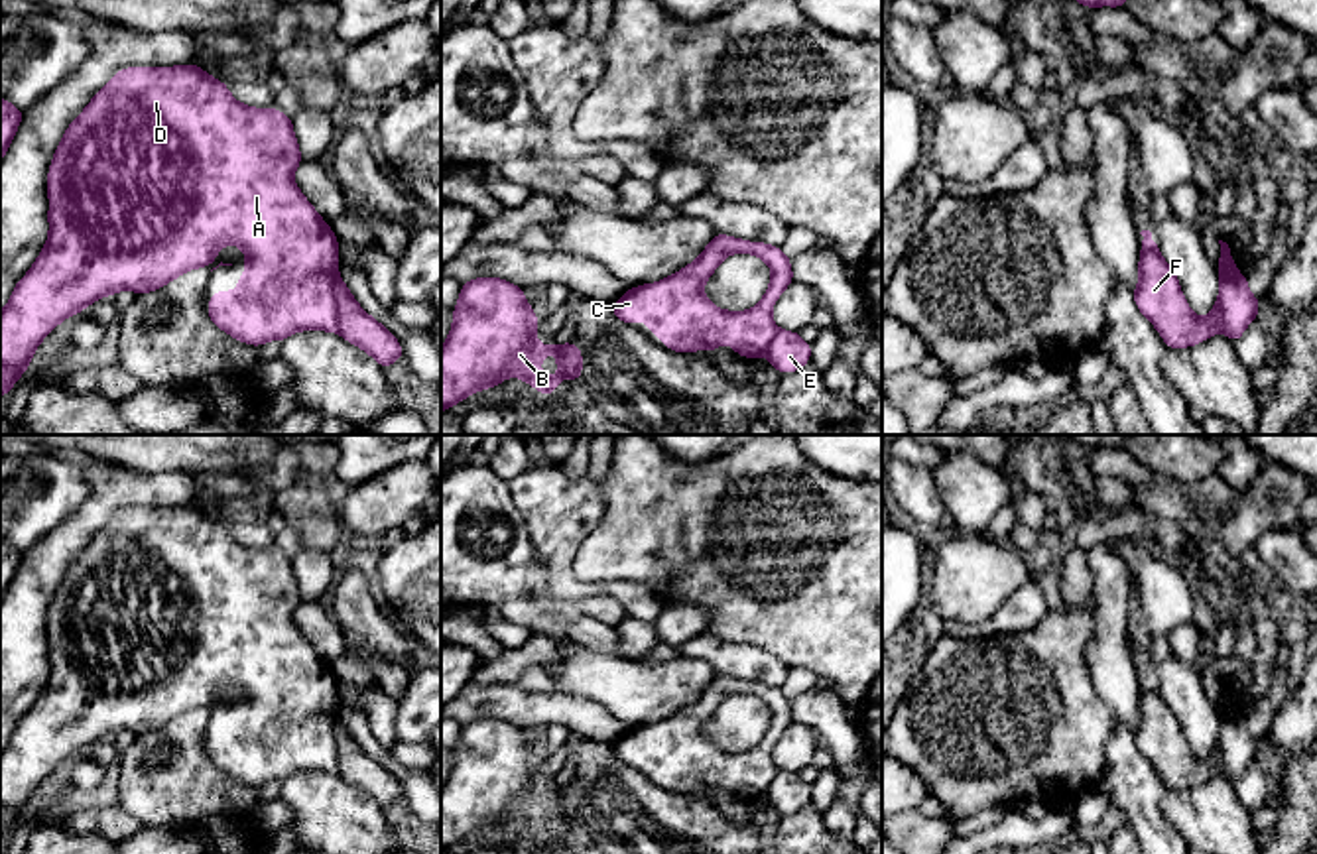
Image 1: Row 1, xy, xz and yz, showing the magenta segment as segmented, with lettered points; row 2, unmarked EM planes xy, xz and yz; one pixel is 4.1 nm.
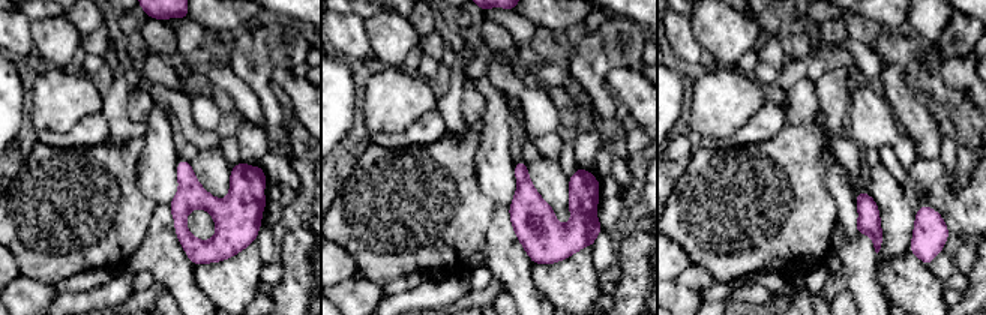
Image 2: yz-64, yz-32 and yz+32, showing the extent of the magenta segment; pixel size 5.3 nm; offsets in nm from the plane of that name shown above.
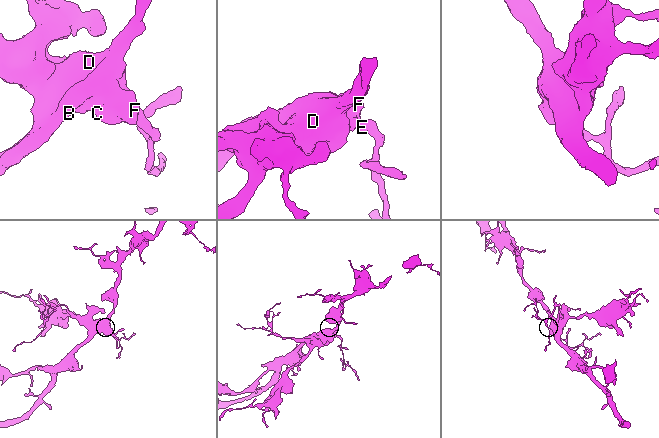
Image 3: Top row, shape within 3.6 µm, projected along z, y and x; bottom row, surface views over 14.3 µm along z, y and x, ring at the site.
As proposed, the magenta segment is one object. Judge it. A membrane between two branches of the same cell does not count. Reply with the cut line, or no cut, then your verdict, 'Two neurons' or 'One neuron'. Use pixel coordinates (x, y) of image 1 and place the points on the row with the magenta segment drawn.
Split along xy (339, 280), (335, 286), (335, 331). Two neurons

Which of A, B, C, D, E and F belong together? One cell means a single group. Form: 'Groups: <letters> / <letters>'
Groups: A B C D F / E

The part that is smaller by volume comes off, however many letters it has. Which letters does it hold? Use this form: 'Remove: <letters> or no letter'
Remove: E

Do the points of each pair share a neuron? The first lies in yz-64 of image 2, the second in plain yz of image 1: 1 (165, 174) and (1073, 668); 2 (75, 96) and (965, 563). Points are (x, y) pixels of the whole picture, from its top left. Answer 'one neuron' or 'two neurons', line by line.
1: two neurons
2: one neuron

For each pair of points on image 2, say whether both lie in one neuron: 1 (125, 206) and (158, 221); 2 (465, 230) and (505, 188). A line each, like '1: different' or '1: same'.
1: different
2: different

